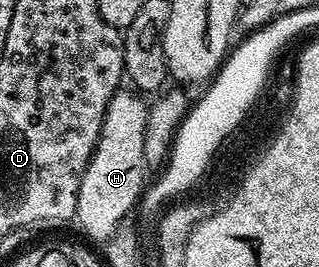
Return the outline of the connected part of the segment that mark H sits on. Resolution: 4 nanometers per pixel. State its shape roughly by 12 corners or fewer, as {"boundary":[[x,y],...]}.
{"boundary":[[120,89],[74,221],[100,244],[145,193],[148,103]]}

